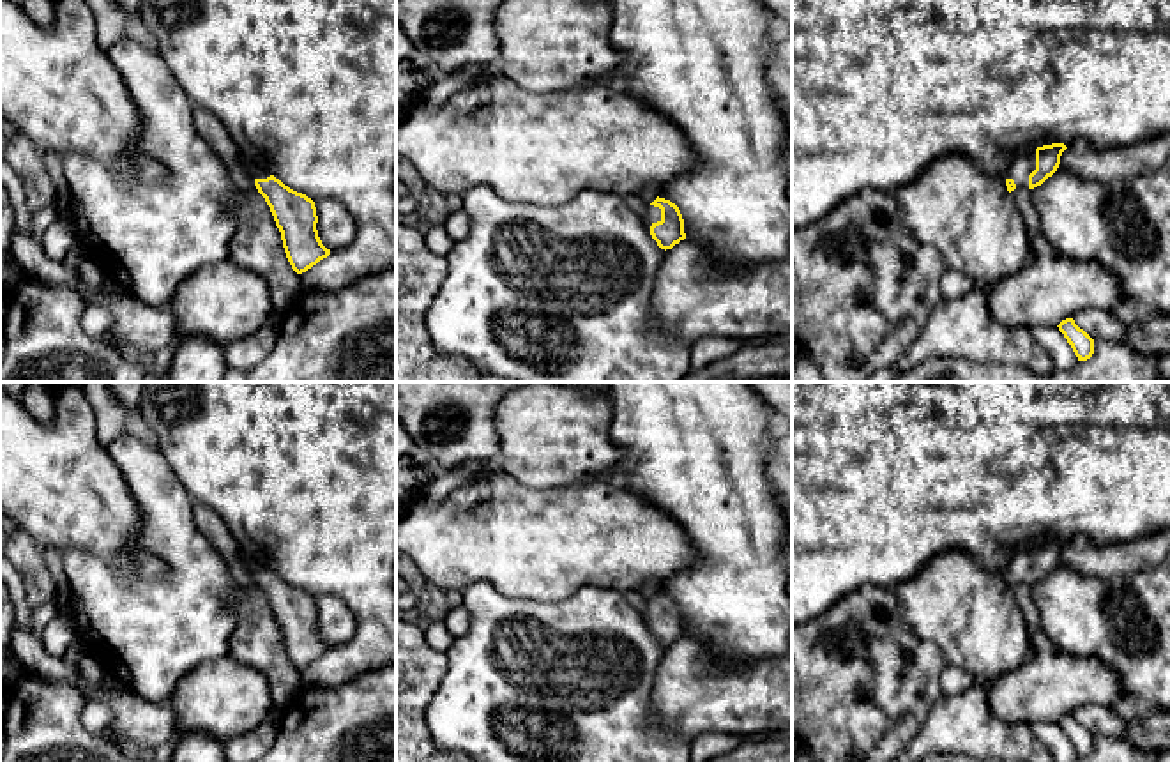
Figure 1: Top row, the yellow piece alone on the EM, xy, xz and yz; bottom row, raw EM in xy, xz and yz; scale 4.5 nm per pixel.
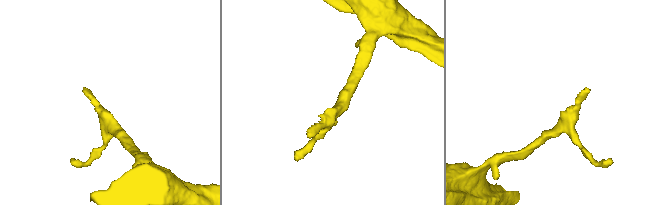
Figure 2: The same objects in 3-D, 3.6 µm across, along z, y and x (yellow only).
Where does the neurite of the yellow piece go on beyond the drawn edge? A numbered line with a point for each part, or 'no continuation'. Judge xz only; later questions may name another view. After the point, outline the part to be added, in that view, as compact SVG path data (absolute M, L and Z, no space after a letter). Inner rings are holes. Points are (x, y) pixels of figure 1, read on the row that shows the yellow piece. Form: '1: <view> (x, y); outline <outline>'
1: xz (653, 214); outline M649 203L647 212L642 216L645 228L650 232L650 226L661 221L661 209Z

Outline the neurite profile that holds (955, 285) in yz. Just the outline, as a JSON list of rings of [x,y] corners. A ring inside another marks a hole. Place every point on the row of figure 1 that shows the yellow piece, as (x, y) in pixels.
[[[947,269],[942,276],[942,297],[946,301],[960,299],[967,295],[974,286],[976,283],[958,271]]]

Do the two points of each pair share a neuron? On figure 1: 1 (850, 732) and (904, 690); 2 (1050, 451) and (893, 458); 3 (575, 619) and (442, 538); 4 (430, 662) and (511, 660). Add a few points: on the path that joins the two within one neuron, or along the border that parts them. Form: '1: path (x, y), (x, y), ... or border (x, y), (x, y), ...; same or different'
1: path (863, 720), (891, 692); same
2: path (1011, 451), (932, 451); same
3: border (584, 586), (559, 600), (504, 596); different
4: border (446, 653), (448, 670), (432, 699); different

